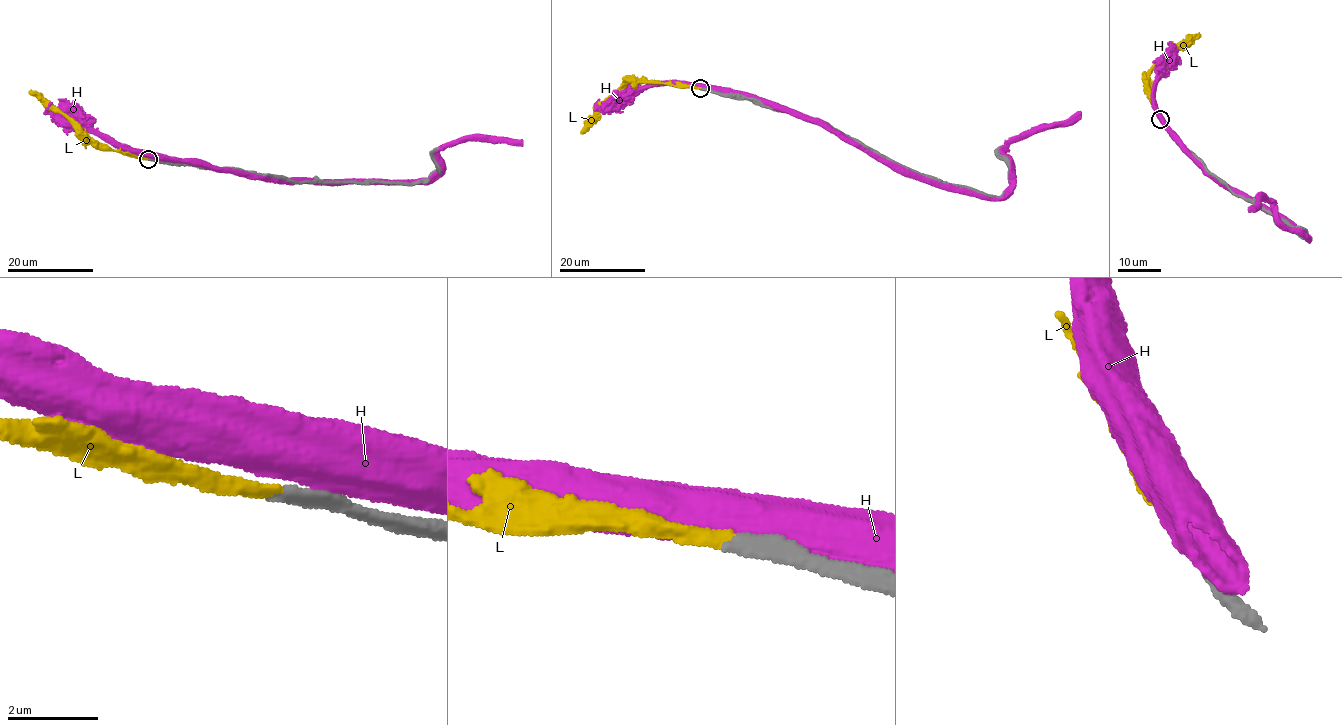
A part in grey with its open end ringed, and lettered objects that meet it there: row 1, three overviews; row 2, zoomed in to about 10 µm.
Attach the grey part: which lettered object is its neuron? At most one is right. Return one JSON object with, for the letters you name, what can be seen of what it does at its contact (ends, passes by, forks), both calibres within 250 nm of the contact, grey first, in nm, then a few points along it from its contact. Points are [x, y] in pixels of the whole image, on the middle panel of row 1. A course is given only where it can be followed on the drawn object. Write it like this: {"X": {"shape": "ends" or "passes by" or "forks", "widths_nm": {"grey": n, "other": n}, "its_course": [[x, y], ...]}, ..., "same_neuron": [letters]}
{"L": {"shape": "ends", "widths_nm": {"grey": 320, "other": 320}, "its_course": [[701, 88], [631, 81], [599, 107], [597, 120], [581, 133]]}, "same_neuron": ["L"]}

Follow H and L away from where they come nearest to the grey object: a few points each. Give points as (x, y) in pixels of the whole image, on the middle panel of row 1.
H: (705, 88), (821, 119), (904, 167), (985, 198), (1011, 184), (1004, 153), (1011, 142), (1081, 112)
L: (701, 88), (631, 81), (599, 107), (597, 120), (581, 133)

